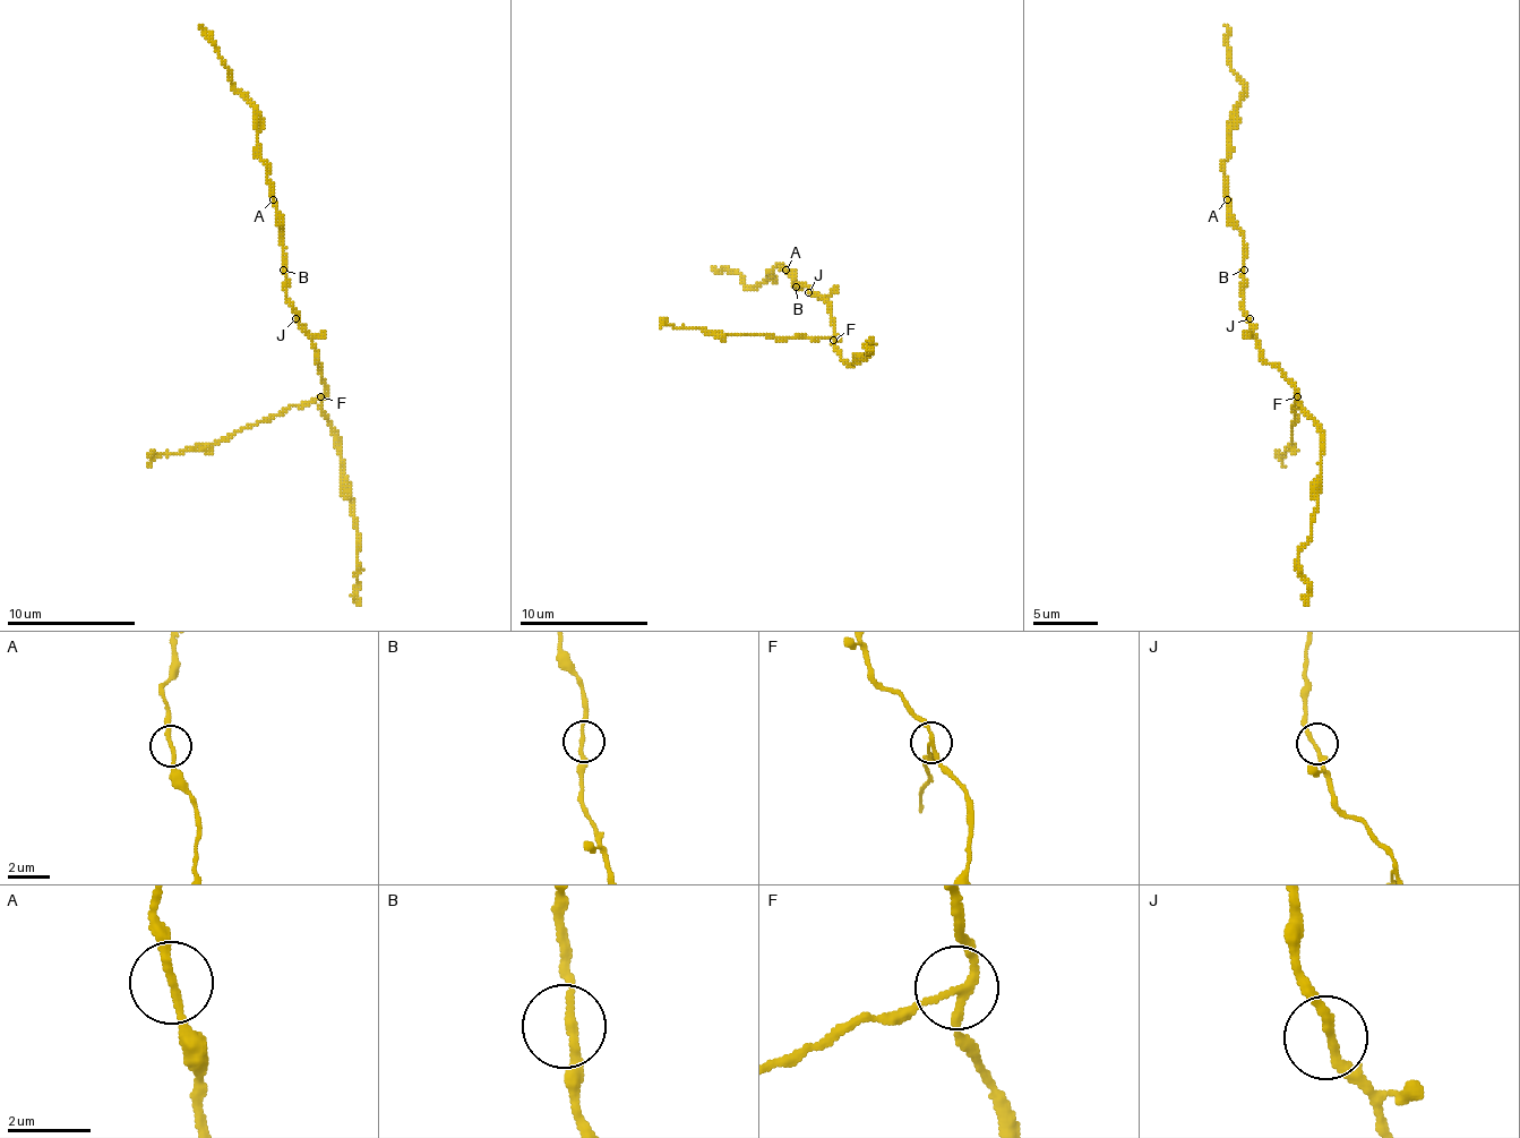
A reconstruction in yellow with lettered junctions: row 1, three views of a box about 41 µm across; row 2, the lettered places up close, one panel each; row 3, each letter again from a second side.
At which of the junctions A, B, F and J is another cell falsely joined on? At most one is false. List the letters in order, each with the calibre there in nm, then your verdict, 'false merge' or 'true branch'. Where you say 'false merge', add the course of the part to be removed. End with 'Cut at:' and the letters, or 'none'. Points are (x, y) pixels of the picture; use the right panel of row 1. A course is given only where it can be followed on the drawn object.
A: calibre 200 nm; true branch
B: calibre 190 nm; true branch
F: calibre 170 nm; false merge; course (1298, 395), (1286, 467)
J: calibre 200 nm; true branch
Cut at: F

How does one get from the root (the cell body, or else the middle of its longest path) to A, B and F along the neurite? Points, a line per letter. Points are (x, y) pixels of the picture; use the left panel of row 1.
A: (299, 318), (299, 311), (286, 296), (283, 222), (273, 199)
B: (299, 318), (299, 311), (286, 296), (283, 270)
F: (299, 318), (302, 331), (311, 341), (318, 357), (325, 386), (321, 395)

